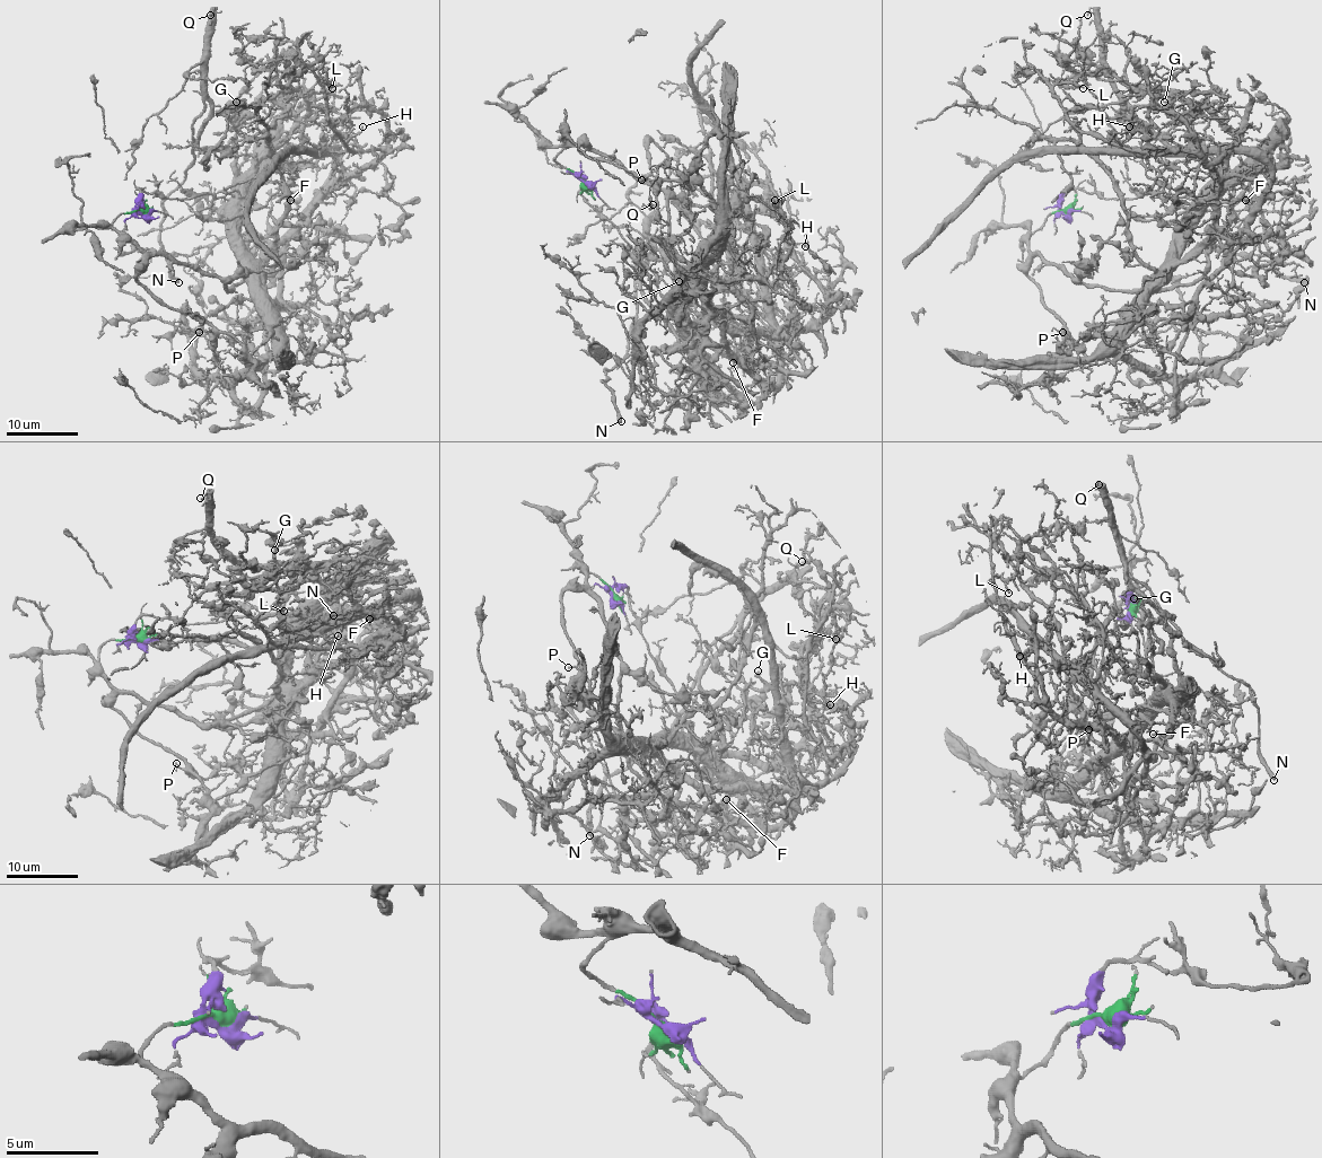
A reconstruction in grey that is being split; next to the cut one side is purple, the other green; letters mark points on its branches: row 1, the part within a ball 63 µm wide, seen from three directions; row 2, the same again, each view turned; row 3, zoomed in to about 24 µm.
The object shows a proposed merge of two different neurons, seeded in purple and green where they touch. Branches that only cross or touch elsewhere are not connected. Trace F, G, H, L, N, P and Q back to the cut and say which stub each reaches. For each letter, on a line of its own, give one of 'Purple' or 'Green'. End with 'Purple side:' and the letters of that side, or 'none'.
F: Purple
G: Purple
H: Purple
L: Purple
N: Green
P: Green
Q: Green
Purple side: F, G, H, L

